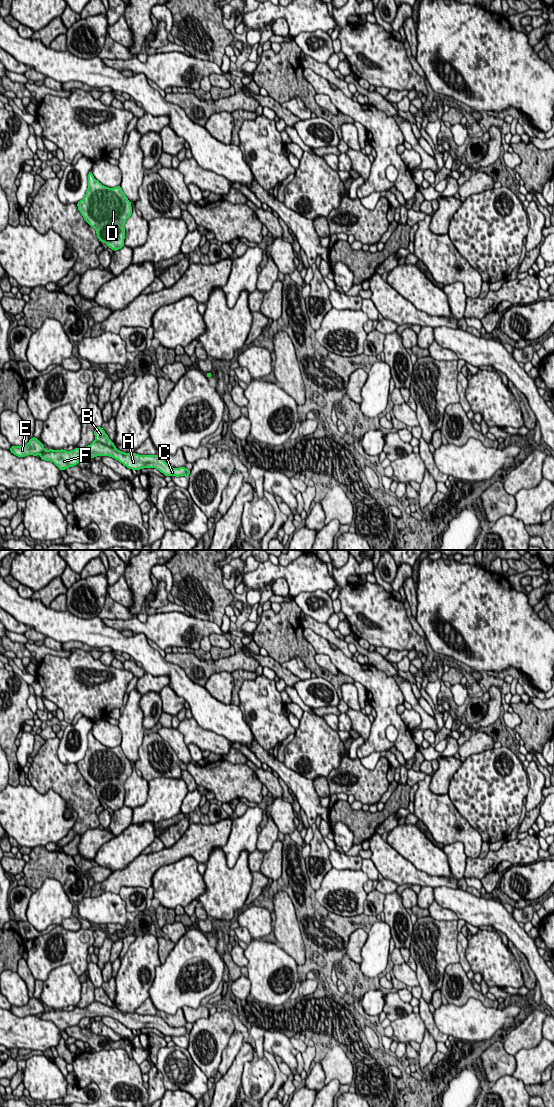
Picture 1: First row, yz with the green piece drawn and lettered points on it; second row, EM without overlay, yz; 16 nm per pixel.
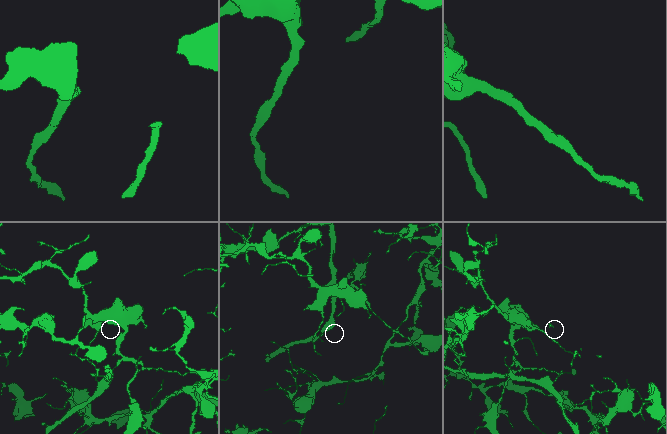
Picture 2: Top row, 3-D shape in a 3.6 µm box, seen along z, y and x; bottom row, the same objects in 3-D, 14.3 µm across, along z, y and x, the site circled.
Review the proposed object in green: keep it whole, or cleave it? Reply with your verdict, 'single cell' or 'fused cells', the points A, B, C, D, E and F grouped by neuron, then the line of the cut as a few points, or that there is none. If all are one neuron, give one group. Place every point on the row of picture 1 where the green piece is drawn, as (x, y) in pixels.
single cell; A B C D E F; no cut

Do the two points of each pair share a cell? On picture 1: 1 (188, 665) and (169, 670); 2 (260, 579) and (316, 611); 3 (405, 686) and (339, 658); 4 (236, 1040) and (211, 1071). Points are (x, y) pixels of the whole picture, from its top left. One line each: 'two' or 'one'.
1: two
2: two
3: two
4: two

